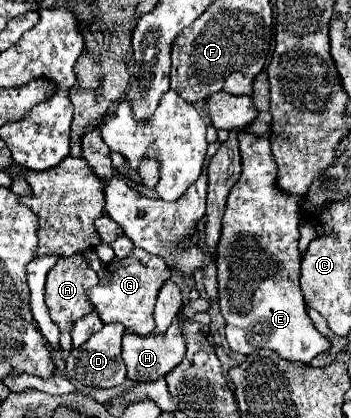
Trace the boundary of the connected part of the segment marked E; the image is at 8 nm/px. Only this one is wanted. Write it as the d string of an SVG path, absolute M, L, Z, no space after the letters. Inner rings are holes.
M238 130L238 140L240 140L240 154L242 154L242 174L238 178L238 182L234 184L234 188L230 190L228 194L228 202L226 202L226 212L224 212L224 218L222 218L222 236L220 236L220 242L218 242L218 248L216 248L216 266L218 266L218 294L220 294L220 312L226 320L226 340L230 344L230 348L234 352L240 352L240 354L252 354L254 350L258 348L268 348L268 350L274 350L278 352L282 358L288 358L288 360L300 360L300 362L310 362L314 356L318 356L320 352L324 352L330 342L314 328L308 312L306 312L306 306L304 306L304 300L302 300L302 292L300 292L300 250L298 250L298 224L300 224L300 196L296 194L284 194L278 186L276 186L276 160L272 158L272 148L270 148L270 142L268 142L268 136L264 138L256 138L254 134L248 134L246 130ZM250 216L258 216L258 224L250 222Z

